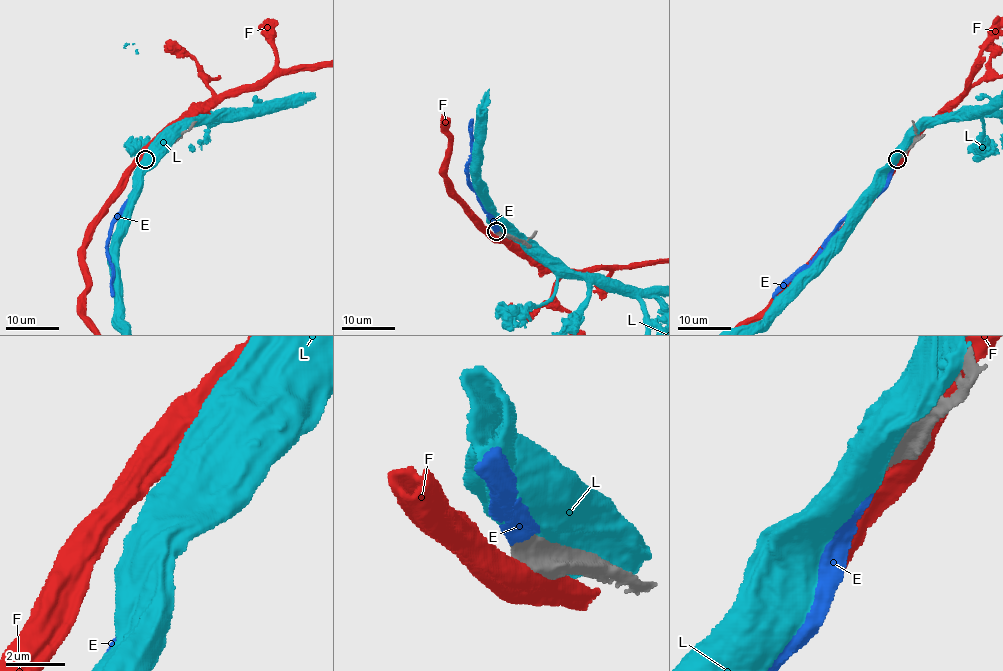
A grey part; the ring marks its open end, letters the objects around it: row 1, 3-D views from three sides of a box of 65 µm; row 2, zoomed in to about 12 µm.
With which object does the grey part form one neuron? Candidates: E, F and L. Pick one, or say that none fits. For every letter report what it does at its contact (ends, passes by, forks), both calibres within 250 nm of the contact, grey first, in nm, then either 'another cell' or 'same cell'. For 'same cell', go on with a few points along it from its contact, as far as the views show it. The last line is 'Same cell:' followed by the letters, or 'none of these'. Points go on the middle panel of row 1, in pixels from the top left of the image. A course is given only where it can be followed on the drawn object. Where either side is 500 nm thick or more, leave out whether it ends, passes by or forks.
E: it ends; calibres 440 and 420 nm; same cell; course (497, 231), (496, 222), (469, 184), (467, 167), (473, 144), (472, 118)
F: calibres 500 and 850 nm; another cell
L: calibres 480 and 950 nm; another cell
Same cell: E

